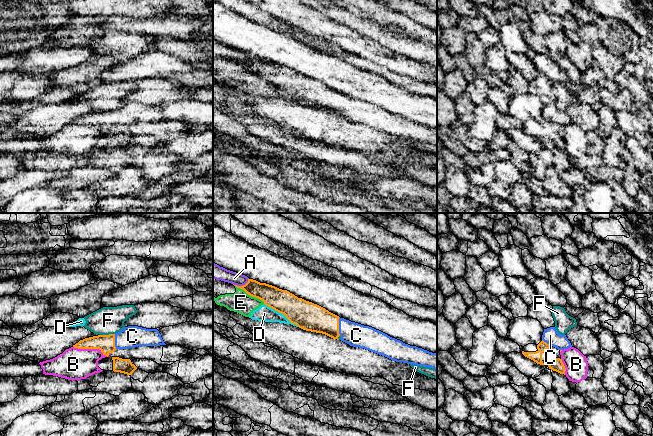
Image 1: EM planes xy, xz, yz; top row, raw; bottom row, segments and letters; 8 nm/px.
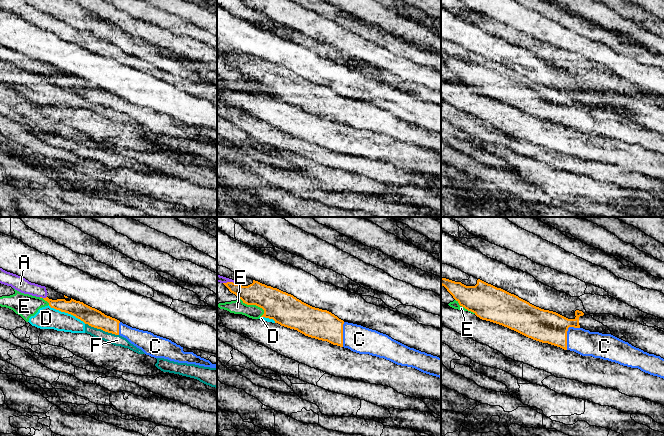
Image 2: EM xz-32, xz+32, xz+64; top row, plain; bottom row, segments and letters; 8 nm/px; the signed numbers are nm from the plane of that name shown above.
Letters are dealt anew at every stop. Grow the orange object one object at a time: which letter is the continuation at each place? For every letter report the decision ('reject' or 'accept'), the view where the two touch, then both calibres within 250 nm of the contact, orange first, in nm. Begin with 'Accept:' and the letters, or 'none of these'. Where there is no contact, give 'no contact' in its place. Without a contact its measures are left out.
Accept: C
A: reject; contact in xz; calibres 160 and 110 nm
B: reject; contact in xy; calibres 140 and 260 nm
C: accept; contact in xz; calibres 220 and 190 nm
D: reject; contact in xz; calibres 220 and 130 nm
E: reject; contact in xz; calibres 180 and 170 nm
F: reject; contact in xy; calibres 140 and 220 nm

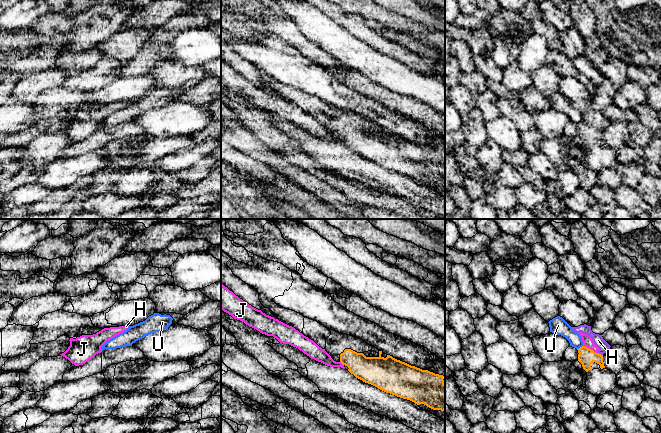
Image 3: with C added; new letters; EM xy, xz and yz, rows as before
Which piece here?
Accept: none of these
H: reject; contact in yz; calibres 140 and 90 nm
J: reject; contact in yz; calibres 140 and 80 nm
U: reject; contact in yz; calibres 140 and 140 nm

